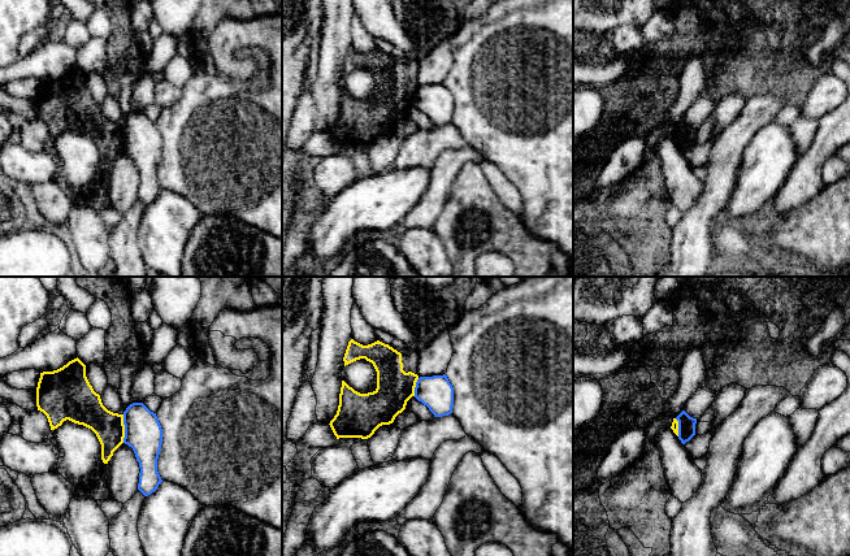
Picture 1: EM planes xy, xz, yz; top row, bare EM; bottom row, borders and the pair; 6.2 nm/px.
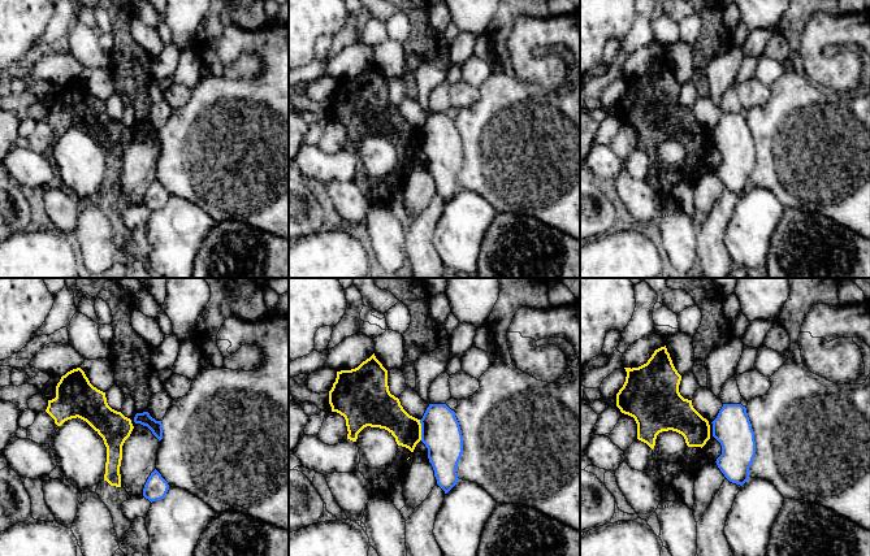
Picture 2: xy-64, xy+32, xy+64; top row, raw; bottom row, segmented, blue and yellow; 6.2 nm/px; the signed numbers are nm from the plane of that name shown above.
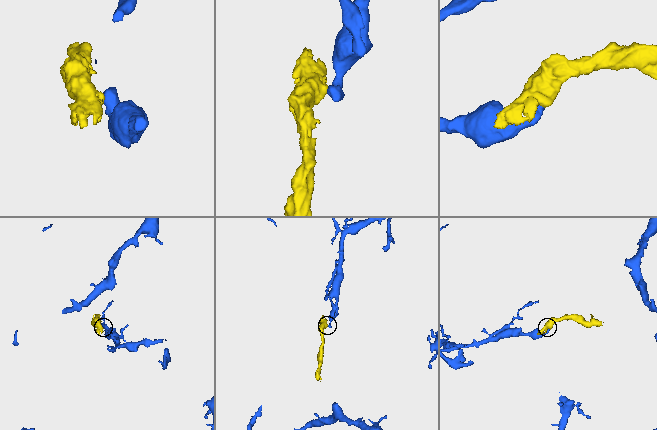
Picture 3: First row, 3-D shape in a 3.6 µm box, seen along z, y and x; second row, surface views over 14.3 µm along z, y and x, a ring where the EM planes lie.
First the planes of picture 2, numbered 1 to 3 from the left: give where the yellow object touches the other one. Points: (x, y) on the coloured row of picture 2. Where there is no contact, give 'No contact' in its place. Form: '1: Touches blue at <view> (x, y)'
1: No contact
2: Touches blue at xy+32 (421, 430)
3: No contact

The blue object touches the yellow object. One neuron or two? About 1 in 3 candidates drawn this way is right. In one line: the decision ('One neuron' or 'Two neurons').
Two neurons

